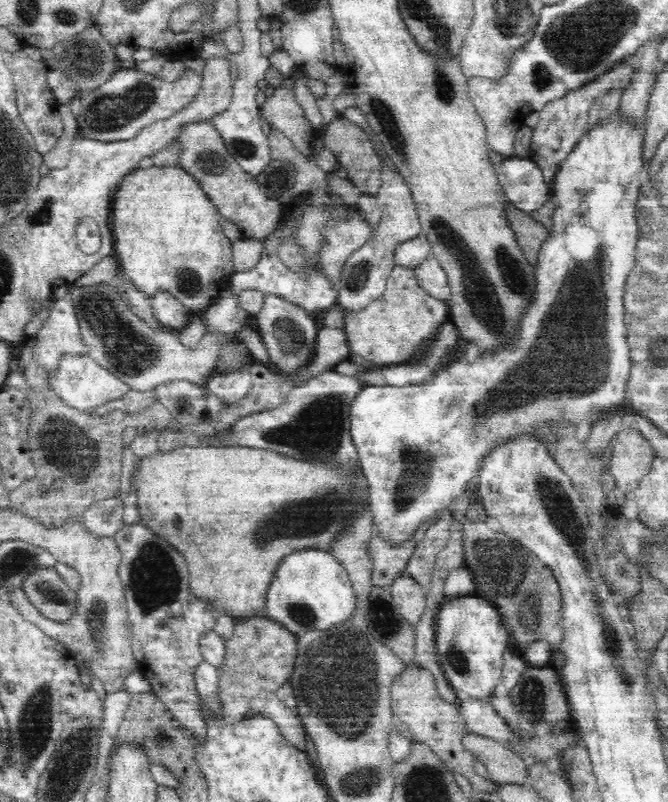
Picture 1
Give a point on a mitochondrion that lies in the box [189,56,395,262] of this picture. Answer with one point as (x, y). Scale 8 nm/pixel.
(210, 163)

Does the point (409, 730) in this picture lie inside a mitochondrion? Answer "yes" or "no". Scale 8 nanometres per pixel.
no

